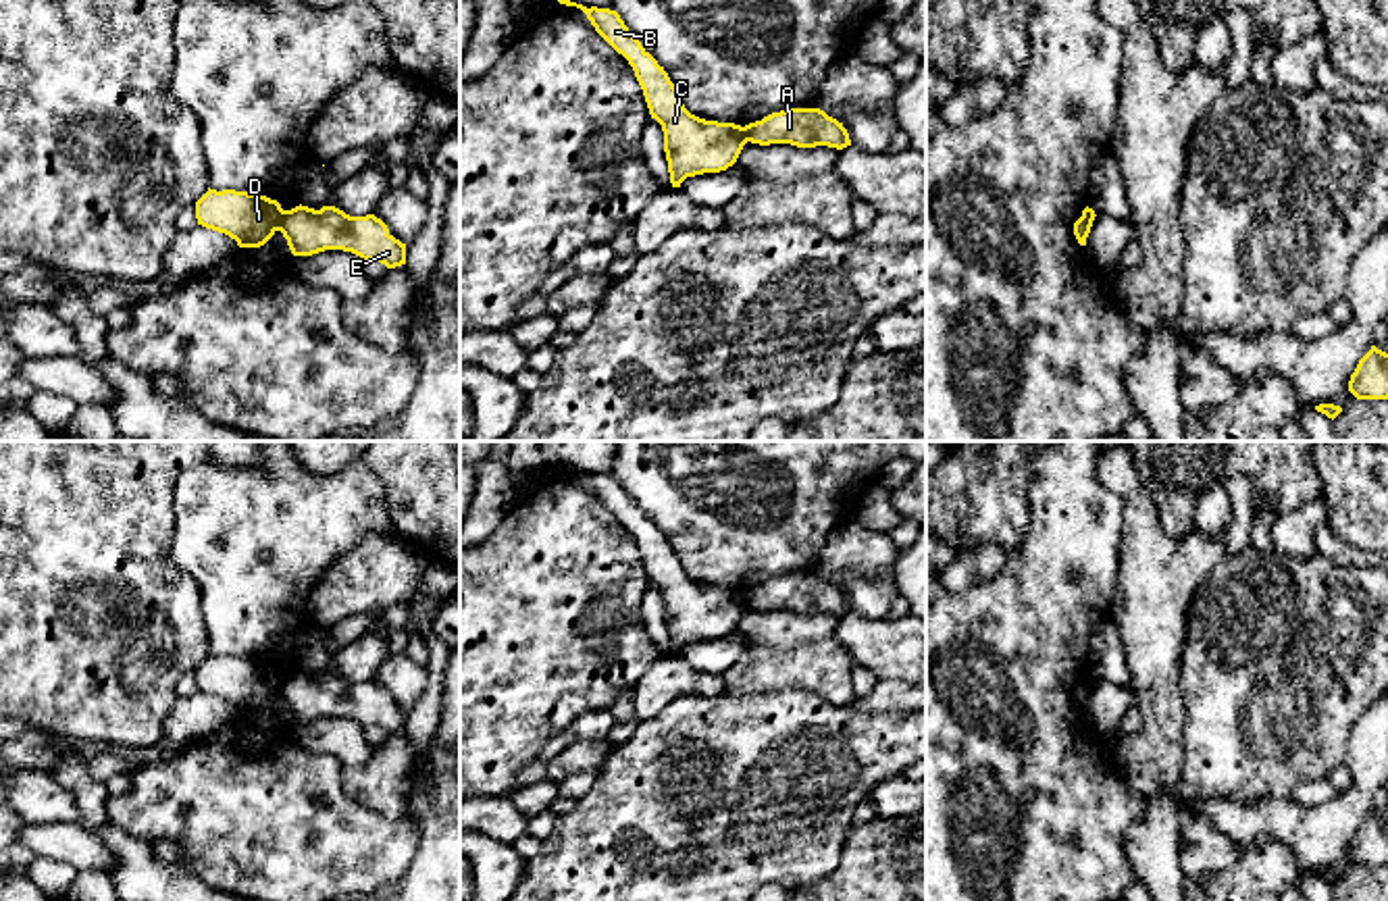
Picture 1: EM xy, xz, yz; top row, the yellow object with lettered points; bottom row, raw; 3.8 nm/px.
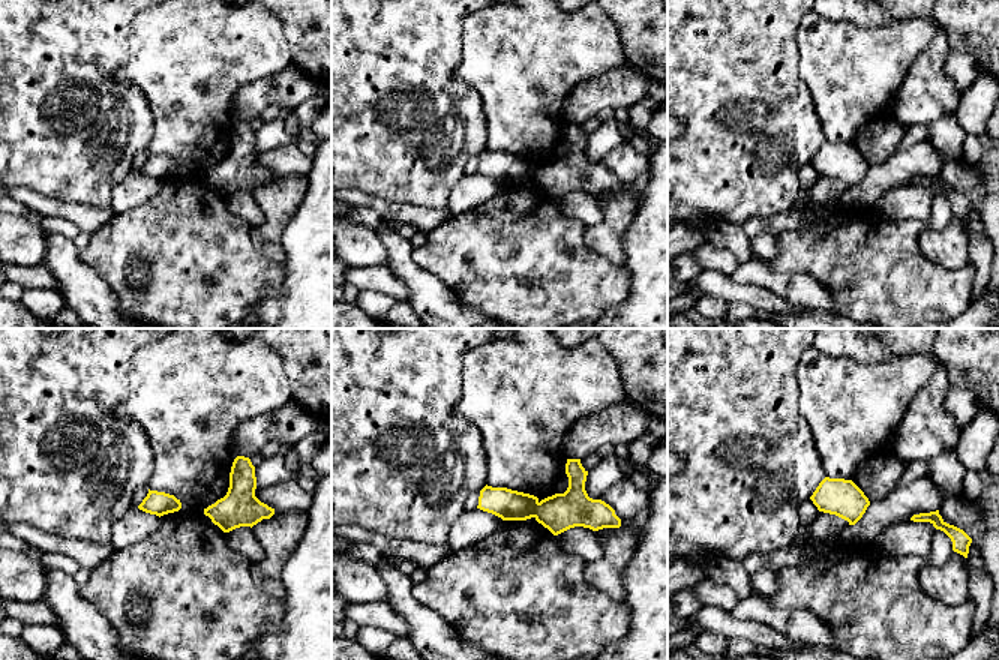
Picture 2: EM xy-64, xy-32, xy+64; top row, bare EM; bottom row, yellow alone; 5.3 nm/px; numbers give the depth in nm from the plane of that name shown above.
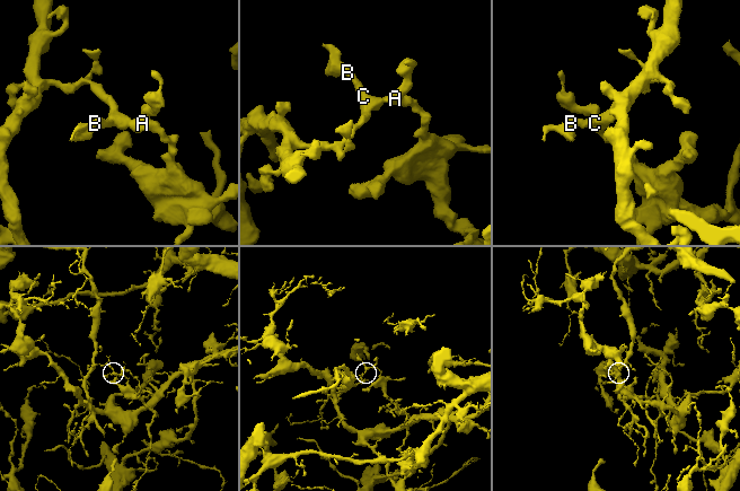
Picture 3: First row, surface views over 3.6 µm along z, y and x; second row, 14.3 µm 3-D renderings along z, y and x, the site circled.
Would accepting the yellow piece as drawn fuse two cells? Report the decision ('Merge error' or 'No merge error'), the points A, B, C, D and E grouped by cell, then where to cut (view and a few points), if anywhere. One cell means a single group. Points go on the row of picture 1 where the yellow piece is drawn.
Merge error. Groups: A E / B C D. Split along xy (286, 211), (275, 229)

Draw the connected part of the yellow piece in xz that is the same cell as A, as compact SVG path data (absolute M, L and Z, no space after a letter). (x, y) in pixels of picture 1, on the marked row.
M787 108L743 127L747 141L770 146L791 144L797 148L851 146L849 133L837 119L820 108Z

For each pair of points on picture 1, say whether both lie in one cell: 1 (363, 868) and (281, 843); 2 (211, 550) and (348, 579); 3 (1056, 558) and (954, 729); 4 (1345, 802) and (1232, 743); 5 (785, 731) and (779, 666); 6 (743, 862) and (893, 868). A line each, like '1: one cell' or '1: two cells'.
1: one cell
2: two cells
3: one cell
4: two cells
5: two cells
6: two cells

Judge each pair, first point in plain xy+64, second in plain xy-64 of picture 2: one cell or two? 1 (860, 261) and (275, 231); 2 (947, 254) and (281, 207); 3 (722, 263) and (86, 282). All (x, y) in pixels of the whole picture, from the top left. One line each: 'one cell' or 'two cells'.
1: two cells
2: one cell
3: two cells

